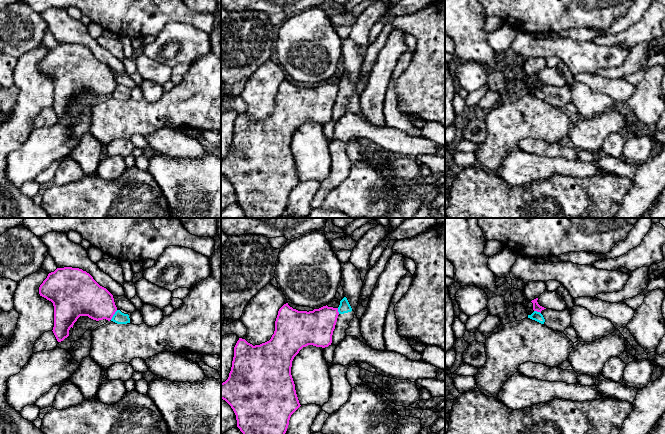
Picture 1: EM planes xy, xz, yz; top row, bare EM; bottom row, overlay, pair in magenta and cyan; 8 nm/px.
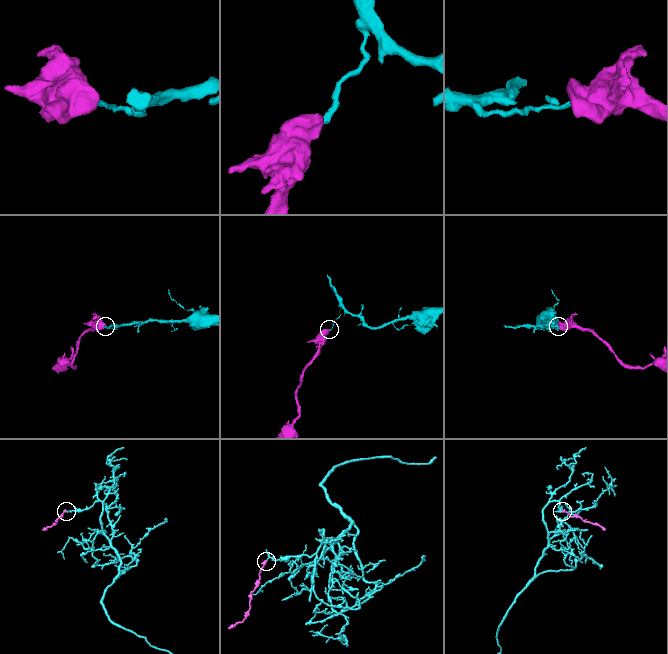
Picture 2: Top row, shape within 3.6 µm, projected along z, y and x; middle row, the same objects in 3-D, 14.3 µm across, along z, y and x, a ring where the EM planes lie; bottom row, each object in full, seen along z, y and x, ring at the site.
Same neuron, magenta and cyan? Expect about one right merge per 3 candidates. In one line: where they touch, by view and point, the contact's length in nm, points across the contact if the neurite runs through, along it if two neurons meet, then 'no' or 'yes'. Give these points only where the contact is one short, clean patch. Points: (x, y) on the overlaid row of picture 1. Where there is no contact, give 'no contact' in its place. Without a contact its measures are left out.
xy (113, 314) | 100 nm | along xy (117, 310), (110, 319) | no

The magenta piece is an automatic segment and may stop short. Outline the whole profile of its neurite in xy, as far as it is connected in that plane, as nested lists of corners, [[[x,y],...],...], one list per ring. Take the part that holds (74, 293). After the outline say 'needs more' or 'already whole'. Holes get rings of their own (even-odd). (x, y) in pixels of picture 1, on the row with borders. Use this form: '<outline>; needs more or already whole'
[[[57,268],[48,274],[47,278],[39,287],[40,296],[51,301],[54,306],[53,333],[58,342],[69,336],[69,330],[80,316],[99,321],[110,321],[117,311],[113,295],[104,287],[100,286],[93,277],[79,268]]]; already whole

